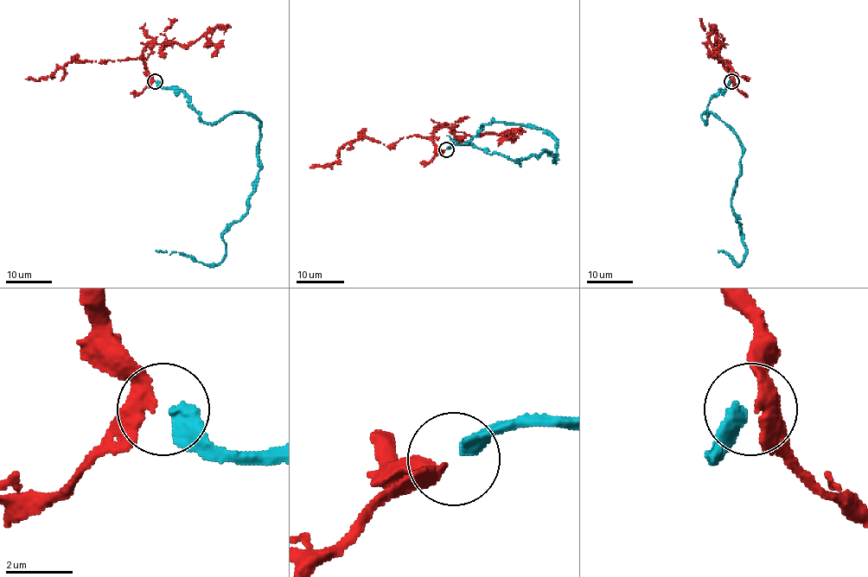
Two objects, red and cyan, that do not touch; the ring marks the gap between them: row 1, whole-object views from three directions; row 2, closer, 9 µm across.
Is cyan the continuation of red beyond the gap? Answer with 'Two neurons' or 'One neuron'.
One neuron

